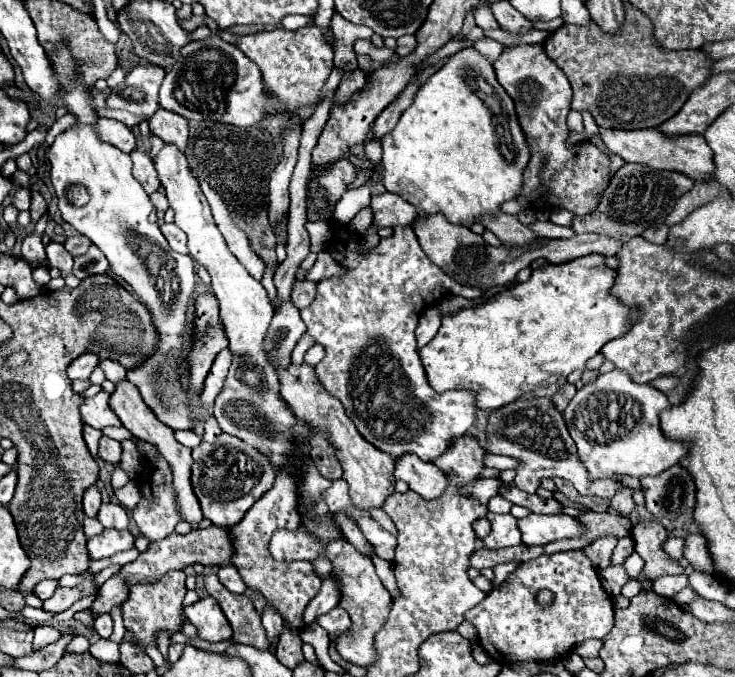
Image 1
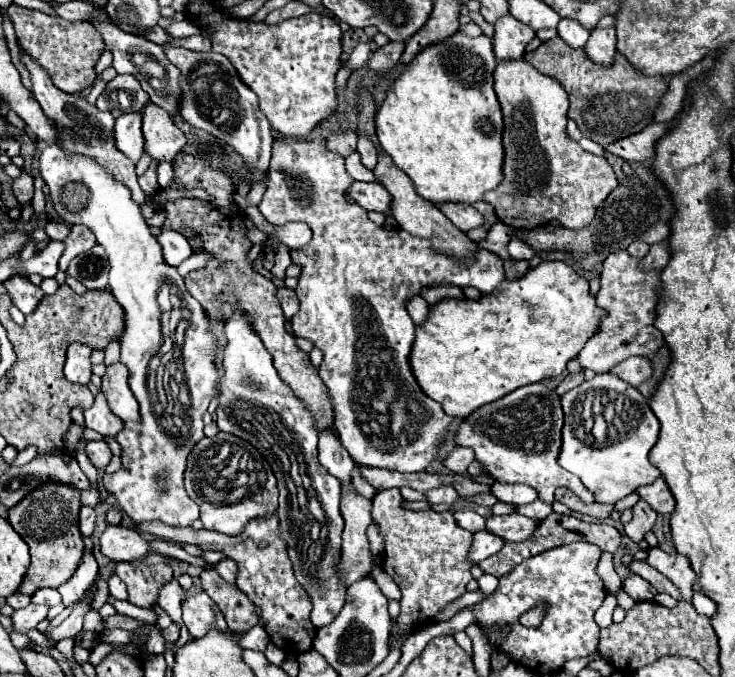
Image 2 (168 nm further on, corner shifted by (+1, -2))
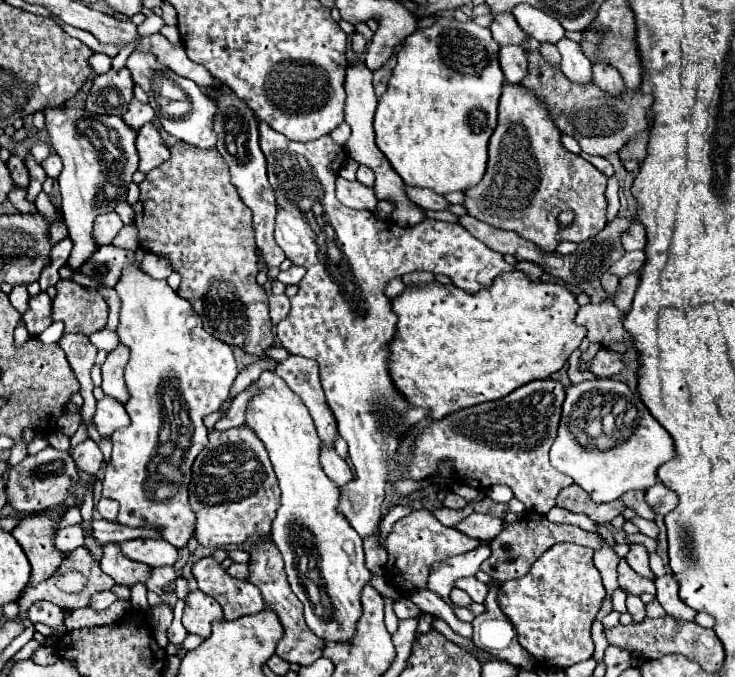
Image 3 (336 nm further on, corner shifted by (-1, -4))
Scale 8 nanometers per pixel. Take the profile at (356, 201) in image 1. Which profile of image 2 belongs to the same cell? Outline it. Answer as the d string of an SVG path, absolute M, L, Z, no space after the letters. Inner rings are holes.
M456 32L448 40L422 50L406 68L376 112L376 136L382 150L392 158L394 166L412 178L416 192L432 204L480 202L484 192L494 190L504 178L504 120L492 80L496 68L492 40L488 36L468 38Z

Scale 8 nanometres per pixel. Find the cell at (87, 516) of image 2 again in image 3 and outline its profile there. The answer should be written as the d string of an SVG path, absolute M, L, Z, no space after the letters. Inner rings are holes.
M78 524L74 526L68 526L68 528L62 528L56 532L56 540L54 540L54 546L58 548L58 552L62 554L70 554L72 550L76 550L78 546L84 544L84 534L82 534L82 528Z

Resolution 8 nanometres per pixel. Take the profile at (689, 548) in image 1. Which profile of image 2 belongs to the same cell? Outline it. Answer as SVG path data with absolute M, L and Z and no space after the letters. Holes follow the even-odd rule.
M650 548L648 550L648 558L646 562L656 568L658 572L662 572L664 576L668 576L682 592L682 598L690 600L692 598L692 584L696 582L696 572L692 570L688 558L684 558L684 554L668 554L660 548Z

